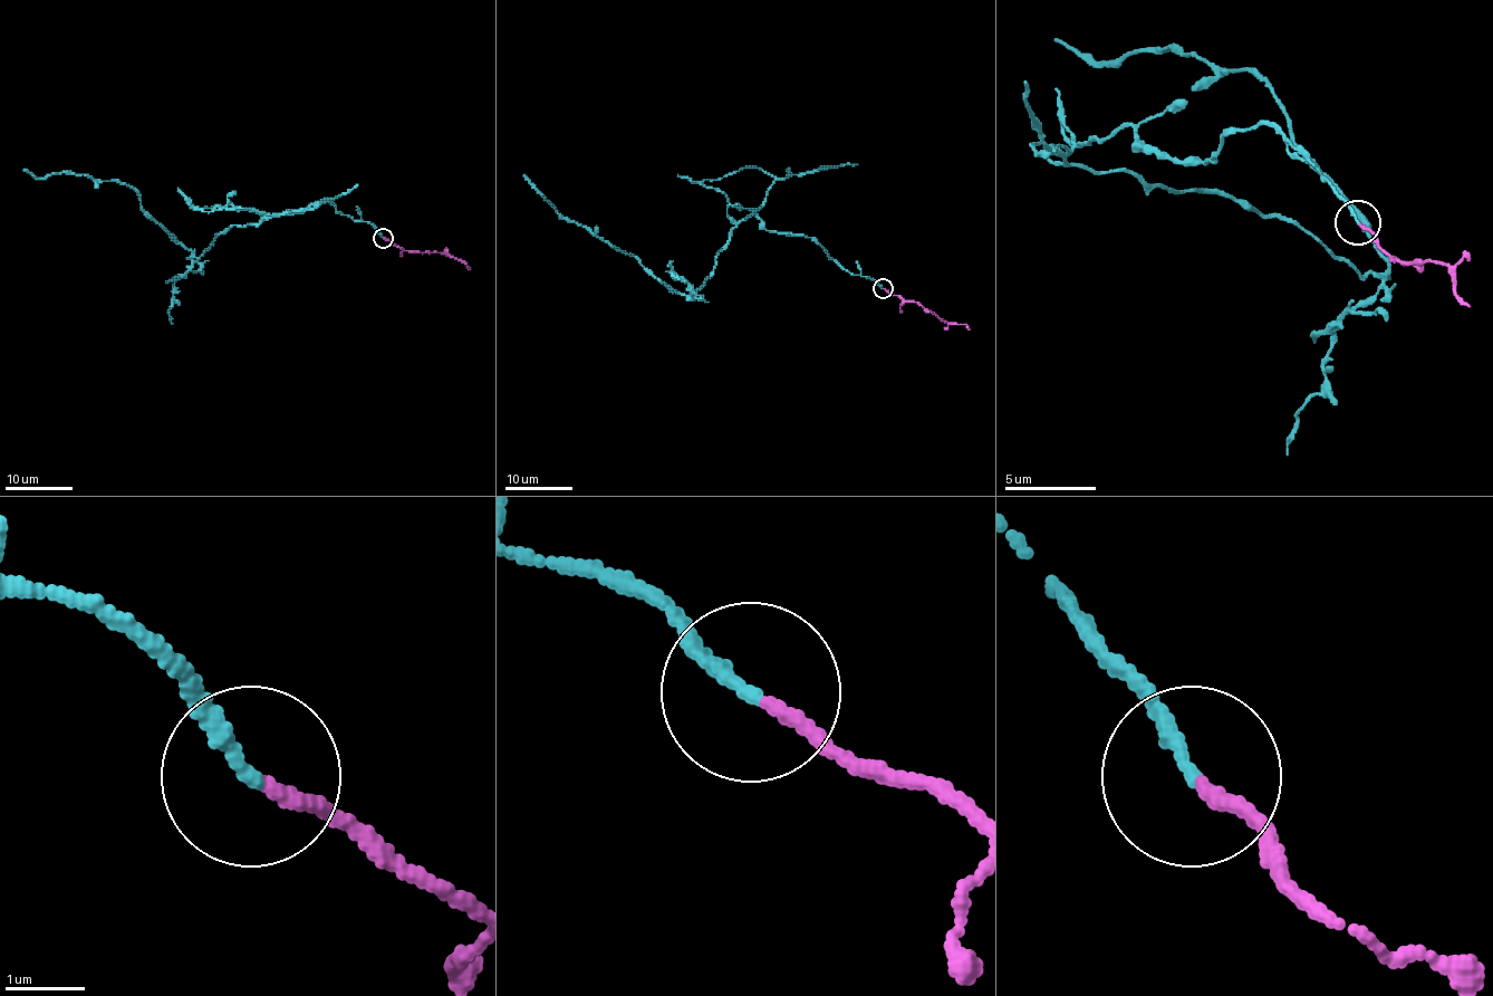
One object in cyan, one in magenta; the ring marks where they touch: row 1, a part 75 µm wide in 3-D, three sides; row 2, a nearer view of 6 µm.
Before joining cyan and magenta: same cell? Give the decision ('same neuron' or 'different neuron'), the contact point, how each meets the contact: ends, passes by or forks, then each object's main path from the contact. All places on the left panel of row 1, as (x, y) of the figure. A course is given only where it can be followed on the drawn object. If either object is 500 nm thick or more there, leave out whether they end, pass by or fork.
different neuron; at (383, 238); cyan ends there; magenta ends there; cyan runs (383, 237), (329, 201), (269, 214), (229, 201), (203, 208), (275, 214), (199, 257), (134, 190), (23, 169); magenta runs (383, 237), (405, 250), (443, 252), (460, 259), (470, 269)

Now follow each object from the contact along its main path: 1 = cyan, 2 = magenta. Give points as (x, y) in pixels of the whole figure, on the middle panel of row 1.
1: (883, 288), (703, 183), (766, 171), (762, 203), (691, 298), (567, 222), (523, 174)
2: (883, 288), (905, 300), (918, 302), (943, 319), (970, 329)

